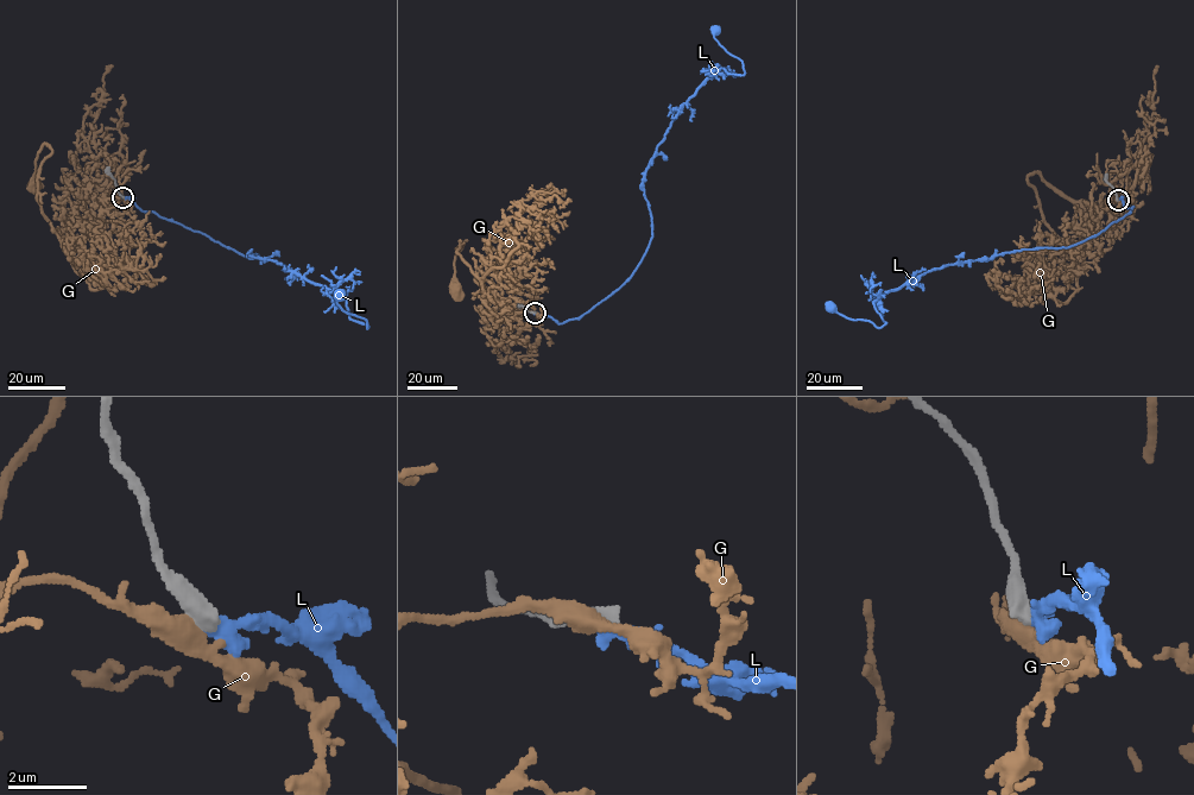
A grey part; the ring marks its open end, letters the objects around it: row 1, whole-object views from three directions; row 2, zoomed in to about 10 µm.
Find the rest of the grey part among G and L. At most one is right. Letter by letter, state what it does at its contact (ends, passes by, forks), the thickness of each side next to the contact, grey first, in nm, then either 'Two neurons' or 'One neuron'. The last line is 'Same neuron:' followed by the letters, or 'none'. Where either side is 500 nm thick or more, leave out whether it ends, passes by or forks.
G: Thickness 550 nm (grey) against 480 nm. Two neurons
L: Thickness 550 nm (grey) against 400 nm. One neuron
Same neuron: L

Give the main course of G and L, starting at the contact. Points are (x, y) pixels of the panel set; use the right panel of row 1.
G: (1117, 200), (1123, 204), (1112, 224), (1081, 252), (1047, 224), (1028, 176), (1037, 172), (1055, 190), (1086, 207)
L: (1118, 200), (1130, 213), (1079, 243), (948, 264), (886, 291), (873, 302), (880, 327), (829, 307)

